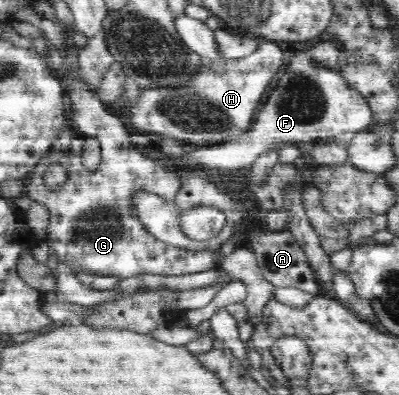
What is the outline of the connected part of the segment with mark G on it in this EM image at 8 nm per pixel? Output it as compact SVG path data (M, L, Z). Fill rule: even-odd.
M68 42L63 52L66 59L66 63L63 63L62 68L64 71L63 77L68 79L64 87L66 87L65 90L68 90L68 95L66 96L70 99L70 108L67 110L69 120L80 135L98 139L101 163L99 163L99 167L95 171L89 171L83 165L83 157L81 155L74 155L71 151L60 153L56 149L39 159L35 164L34 170L25 179L24 195L35 203L44 205L49 210L49 225L46 229L46 237L43 240L53 249L58 263L70 265L75 274L77 271L86 271L95 275L114 275L120 279L143 275L143 273L187 275L187 273L213 270L215 263L217 263L217 252L211 250L189 251L171 246L169 243L160 242L151 232L147 231L147 228L143 227L143 223L139 221L139 216L135 214L133 195L137 191L148 191L163 197L167 201L173 201L177 197L179 189L181 189L177 171L163 167L161 162L145 156L141 148L137 148L131 143L131 137L129 137L127 129L123 127L119 116L108 113L97 94L84 81L78 79L78 48L72 42ZM51 164L65 166L67 174L69 174L67 183L63 187L57 187L55 191L47 189L43 185L43 174L48 171Z

